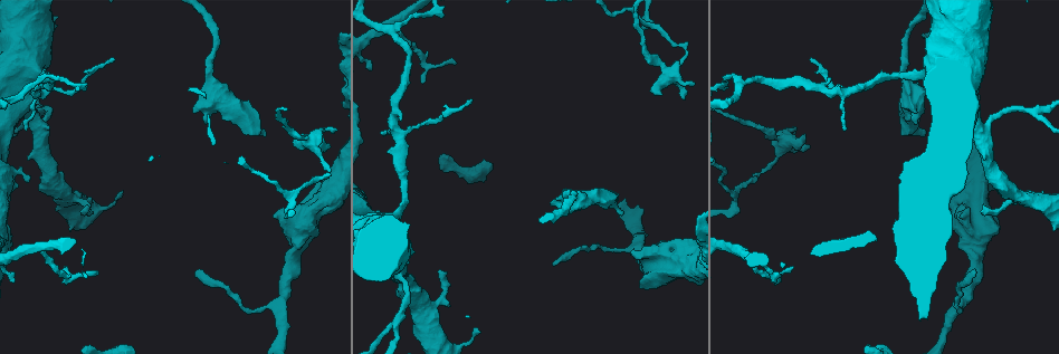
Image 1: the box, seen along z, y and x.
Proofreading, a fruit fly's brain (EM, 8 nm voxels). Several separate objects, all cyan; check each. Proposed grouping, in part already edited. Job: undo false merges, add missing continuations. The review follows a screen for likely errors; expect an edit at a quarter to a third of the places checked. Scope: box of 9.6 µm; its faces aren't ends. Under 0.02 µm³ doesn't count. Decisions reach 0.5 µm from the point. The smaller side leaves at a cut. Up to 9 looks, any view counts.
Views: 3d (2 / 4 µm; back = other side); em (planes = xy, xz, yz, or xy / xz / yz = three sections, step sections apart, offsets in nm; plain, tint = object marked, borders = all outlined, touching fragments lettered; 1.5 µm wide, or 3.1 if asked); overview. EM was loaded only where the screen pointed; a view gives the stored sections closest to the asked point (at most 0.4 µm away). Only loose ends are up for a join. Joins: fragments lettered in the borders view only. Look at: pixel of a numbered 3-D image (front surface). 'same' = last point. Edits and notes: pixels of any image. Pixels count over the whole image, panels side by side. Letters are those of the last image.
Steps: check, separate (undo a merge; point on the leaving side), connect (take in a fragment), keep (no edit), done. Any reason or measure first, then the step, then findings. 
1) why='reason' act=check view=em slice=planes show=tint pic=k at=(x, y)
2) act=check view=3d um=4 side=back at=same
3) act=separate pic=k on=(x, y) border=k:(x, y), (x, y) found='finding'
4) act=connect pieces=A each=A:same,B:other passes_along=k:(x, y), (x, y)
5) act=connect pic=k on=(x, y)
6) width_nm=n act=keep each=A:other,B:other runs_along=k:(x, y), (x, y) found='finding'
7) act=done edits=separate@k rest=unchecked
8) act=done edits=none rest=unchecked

act=check view=em slice=planes show=tint pic=1 at=(921, 136)

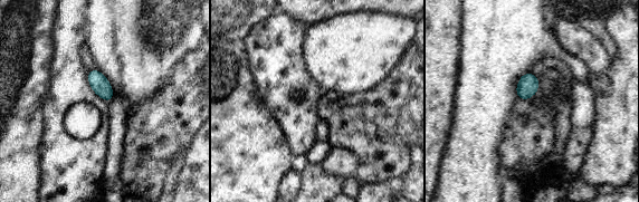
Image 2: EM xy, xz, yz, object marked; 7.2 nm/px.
why='what lies round it' act=check view=em slice=planes show=borders at=same

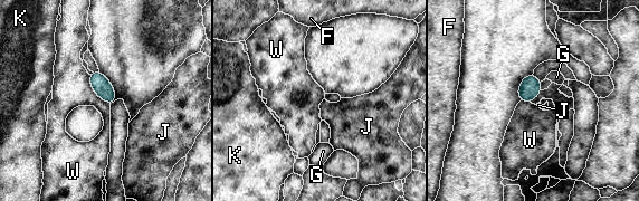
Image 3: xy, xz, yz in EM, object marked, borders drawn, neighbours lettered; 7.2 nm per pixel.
act=keep each=F:other,G:other,J:other,K:other,W:other border=3:(89, 75), (94, 92), (110, 104) found='no lettered fragment goes on from it'

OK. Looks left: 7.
why='free end' act=check view=3d um=2 side=back pic=1 at=(809, 148)

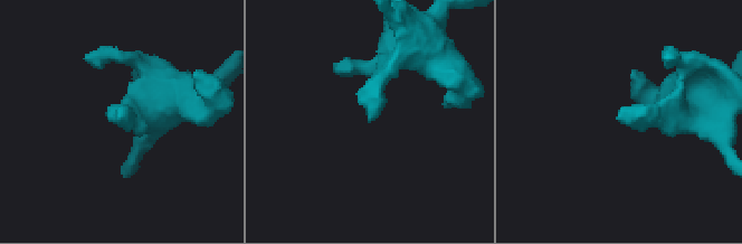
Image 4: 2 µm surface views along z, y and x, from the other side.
why='need the tissue' act=check view=em slice=planes show=borders pic=4 at=(369, 122)

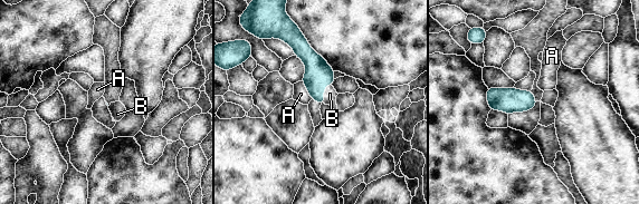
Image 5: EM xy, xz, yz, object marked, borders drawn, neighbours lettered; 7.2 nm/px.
longest_contact=B:160nm act=connect pieces=B each=A:other,B:same passes_along=5:(318, 74), (323, 93), (330, 94) found='it goes on there'

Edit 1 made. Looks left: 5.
act=check view=overview

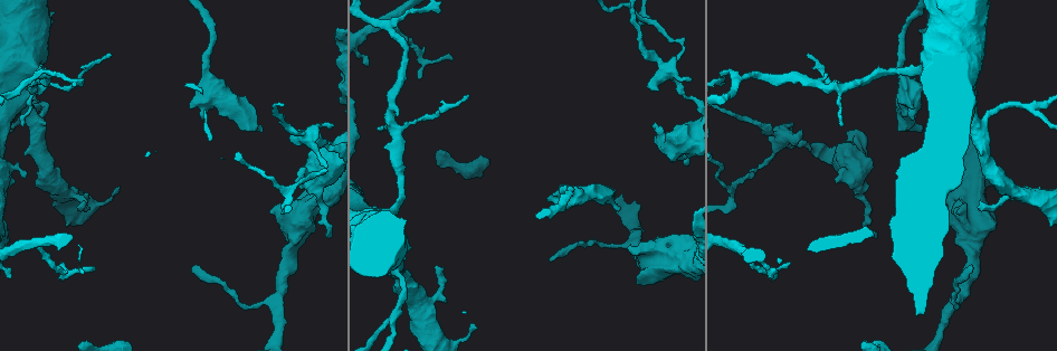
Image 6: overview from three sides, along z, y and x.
why='branch stops here' act=check view=3d um=4 side=back pic=6 at=(111, 57)

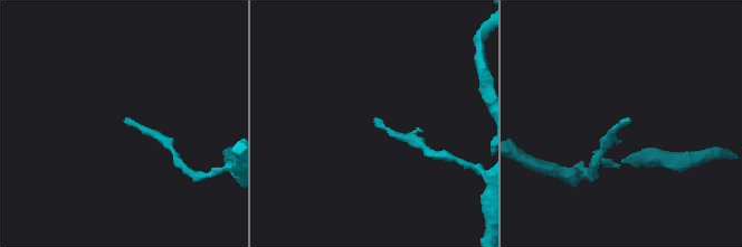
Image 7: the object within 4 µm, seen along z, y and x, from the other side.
why='need the tissue' act=check view=em slice=planes show=borders pic=7 at=(125, 122)

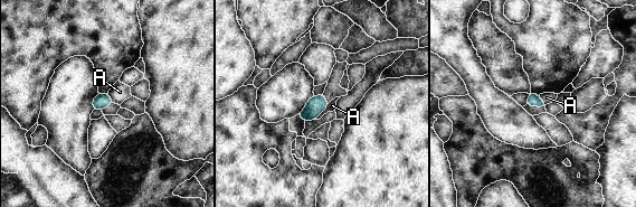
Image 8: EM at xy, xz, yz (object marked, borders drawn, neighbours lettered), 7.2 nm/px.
width_nm=90 act=keep each=A:other border=8:(329, 103), (314, 119) found='no lettered fragment goes on from it'

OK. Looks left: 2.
why='an open end' act=check view=3d um=4 pic=6 at=(476, 326)

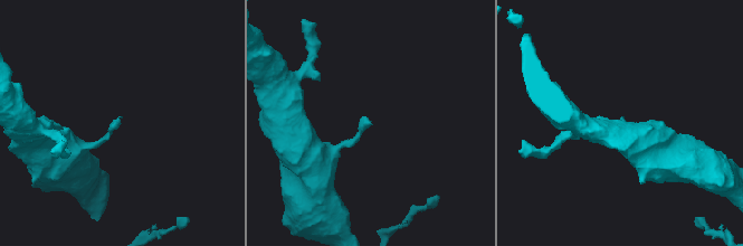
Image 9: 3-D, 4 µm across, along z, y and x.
act=check view=em slice=xz step=8 show=borders pic=9 at=(622, 118)

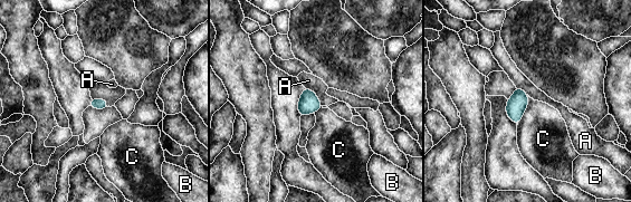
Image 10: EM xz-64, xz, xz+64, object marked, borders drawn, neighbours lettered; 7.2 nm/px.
act=keep each=A:other,B:other,C:other found='no lettered fragment goes on from it'

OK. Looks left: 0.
act=done edits=connect@5 rest=unchecked

